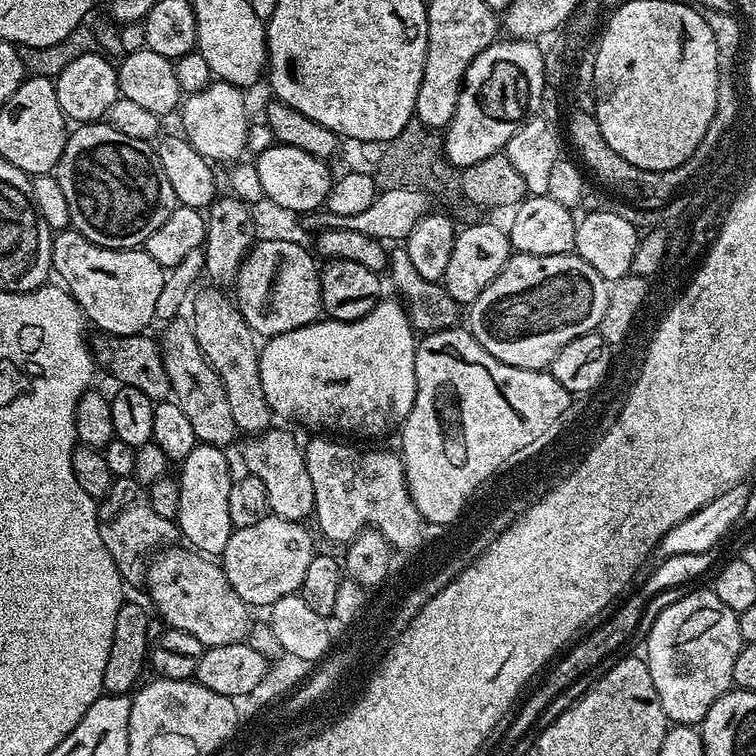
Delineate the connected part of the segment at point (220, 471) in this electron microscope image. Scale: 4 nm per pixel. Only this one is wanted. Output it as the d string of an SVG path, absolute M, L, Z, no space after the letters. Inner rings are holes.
M197 443L194 450L179 465L180 515L178 532L185 536L195 551L209 558L223 553L226 542L232 537L234 527L230 518L230 490L234 473L228 465L227 451L223 447Z

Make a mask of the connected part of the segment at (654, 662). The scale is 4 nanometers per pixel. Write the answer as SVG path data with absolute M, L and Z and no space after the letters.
M714 590L708 592L689 591L674 606L666 606L658 614L646 641L648 656L646 663L650 678L654 678L654 690L658 690L658 702L673 725L699 726L704 721L710 706L718 702L733 687L734 662L738 658L742 641L738 630L738 614L718 598Z

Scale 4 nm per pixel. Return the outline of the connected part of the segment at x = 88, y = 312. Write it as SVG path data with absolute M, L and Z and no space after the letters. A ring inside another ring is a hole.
M60 230L52 238L51 271L60 275L63 287L76 299L77 306L89 321L97 324L101 333L110 336L135 336L143 333L148 323L153 323L158 294L162 293L165 269L143 250L103 248L90 242L75 230Z

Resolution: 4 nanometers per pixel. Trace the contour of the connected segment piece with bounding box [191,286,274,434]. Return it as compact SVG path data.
M212 287L216 288L202 290L200 288L195 293L196 305L192 308L193 317L191 316L194 338L198 338L202 354L206 354L210 366L214 366L214 370L222 380L237 429L244 434L262 432L273 423L274 413L266 402L266 394L262 390L258 337L246 322L246 318L242 318L235 299L220 289L223 287Z

